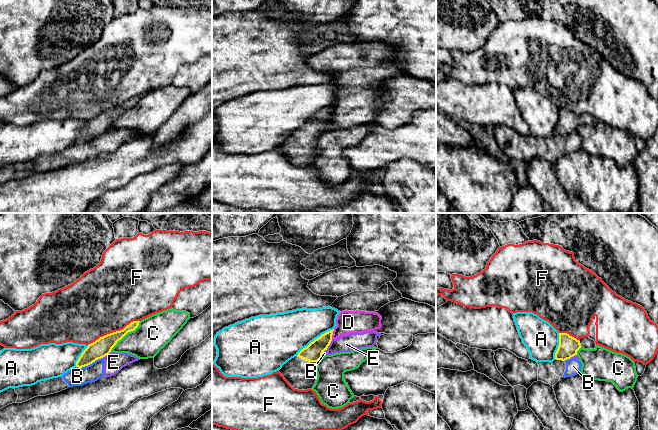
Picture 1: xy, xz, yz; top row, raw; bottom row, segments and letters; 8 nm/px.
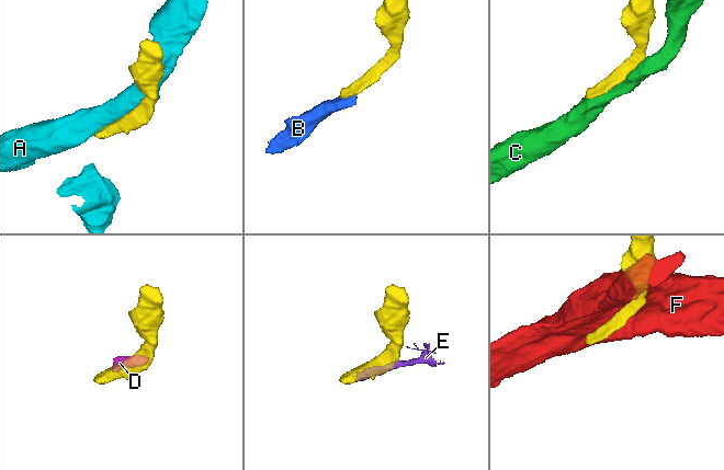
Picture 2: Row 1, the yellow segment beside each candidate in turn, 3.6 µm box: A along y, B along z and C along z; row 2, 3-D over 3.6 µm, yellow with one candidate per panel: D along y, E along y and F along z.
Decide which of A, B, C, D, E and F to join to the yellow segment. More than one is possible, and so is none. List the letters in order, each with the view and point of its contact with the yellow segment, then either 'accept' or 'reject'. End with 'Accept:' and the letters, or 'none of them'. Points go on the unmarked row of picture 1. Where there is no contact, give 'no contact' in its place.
A: meets yellow in xz at (315, 115); reject
B: meets yellow in xy at (89, 140); reject
C: meets yellow in xy at (125, 110); reject
D: meets yellow in xz at (332, 110); reject
E: meets yellow in xz at (329, 120); reject
F: meets yellow in xy at (113, 108); reject
Accept: none of them

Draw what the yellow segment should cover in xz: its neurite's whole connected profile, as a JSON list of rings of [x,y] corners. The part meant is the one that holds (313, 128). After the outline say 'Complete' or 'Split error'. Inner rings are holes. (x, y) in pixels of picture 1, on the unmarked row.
[[[334,105],[315,115],[279,146],[294,165],[307,166],[314,162],[317,138],[330,121],[333,107]]]. Split error

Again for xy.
[[[133,97],[123,106],[107,110],[89,120],[76,138],[76,143],[82,144],[88,142],[96,136],[108,131],[119,116],[121,116],[128,108],[134,107],[138,103],[139,98],[140,97]]]. Complete

